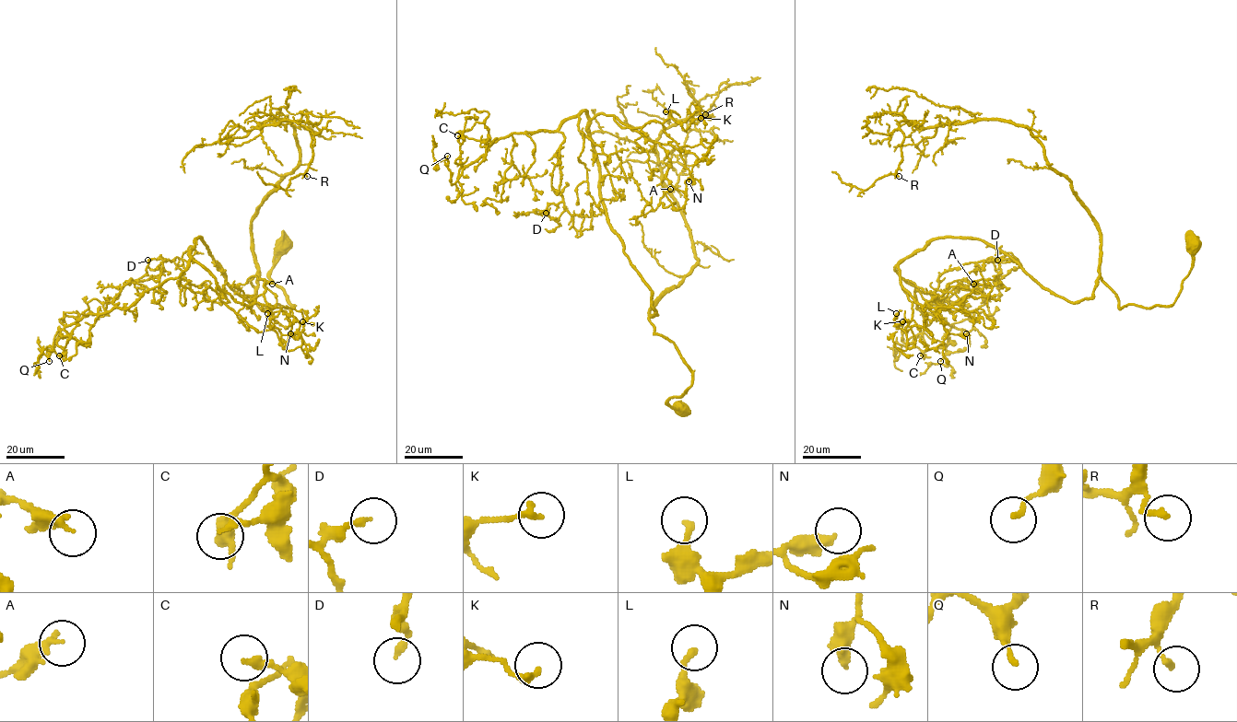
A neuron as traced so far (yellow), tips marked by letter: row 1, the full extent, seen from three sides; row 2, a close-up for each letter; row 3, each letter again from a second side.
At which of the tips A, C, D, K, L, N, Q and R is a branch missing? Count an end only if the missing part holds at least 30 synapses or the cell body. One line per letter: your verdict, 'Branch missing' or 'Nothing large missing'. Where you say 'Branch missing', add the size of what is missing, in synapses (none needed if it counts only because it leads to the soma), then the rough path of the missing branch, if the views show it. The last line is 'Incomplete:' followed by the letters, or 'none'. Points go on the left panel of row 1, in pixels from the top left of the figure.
A: Nothing large missing
C: Nothing large missing
D: Nothing large missing
K: Nothing large missing
L: Nothing large missing
N: Nothing large missing
Q: Nothing large missing
R: Nothing large missing
Incomplete: none

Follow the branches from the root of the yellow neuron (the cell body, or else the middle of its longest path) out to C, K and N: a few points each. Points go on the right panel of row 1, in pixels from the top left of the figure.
C: (1193, 246), (1171, 306), (1120, 308), (930, 240), (895, 268), (951, 327), (920, 355)
K: (1193, 246), (1171, 306), (1120, 308), (1100, 274), (1069, 302), (937, 238), (899, 264), (911, 348), (902, 321)
N: (1193, 246), (1171, 306), (1120, 308), (1100, 274), (1069, 302), (980, 239), (930, 240), (900, 284), (966, 333)

